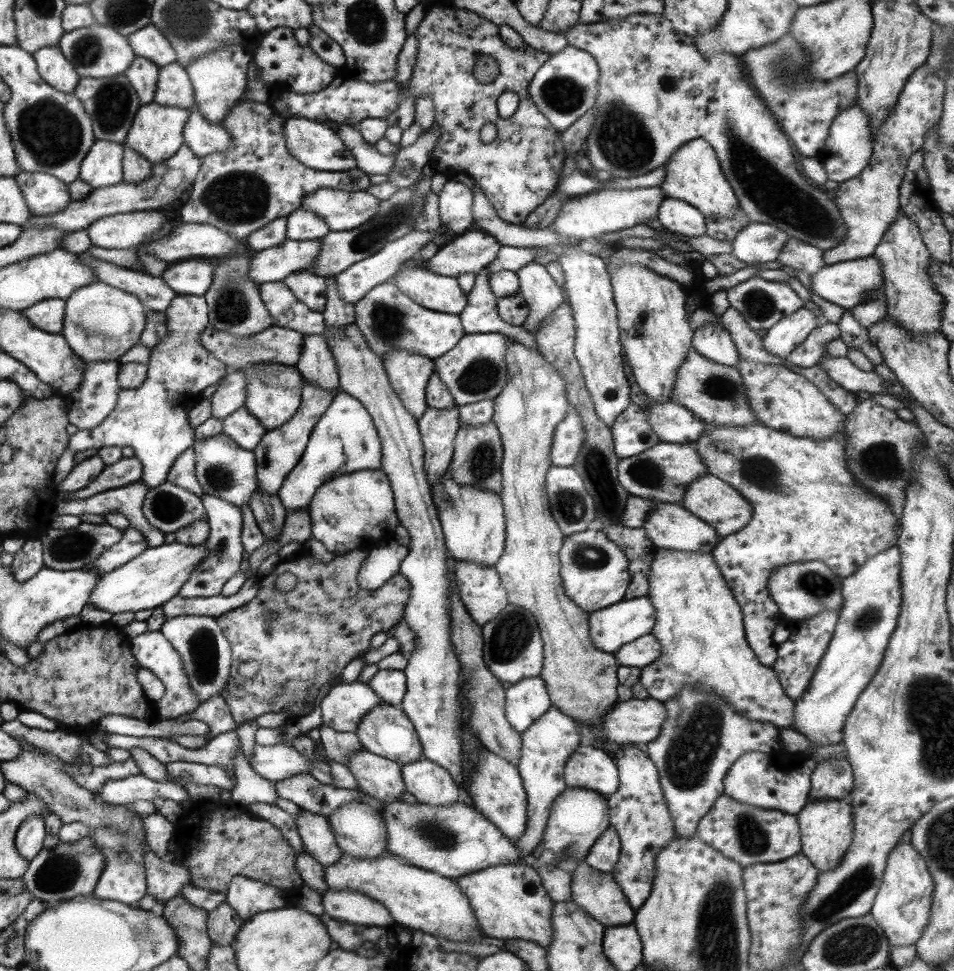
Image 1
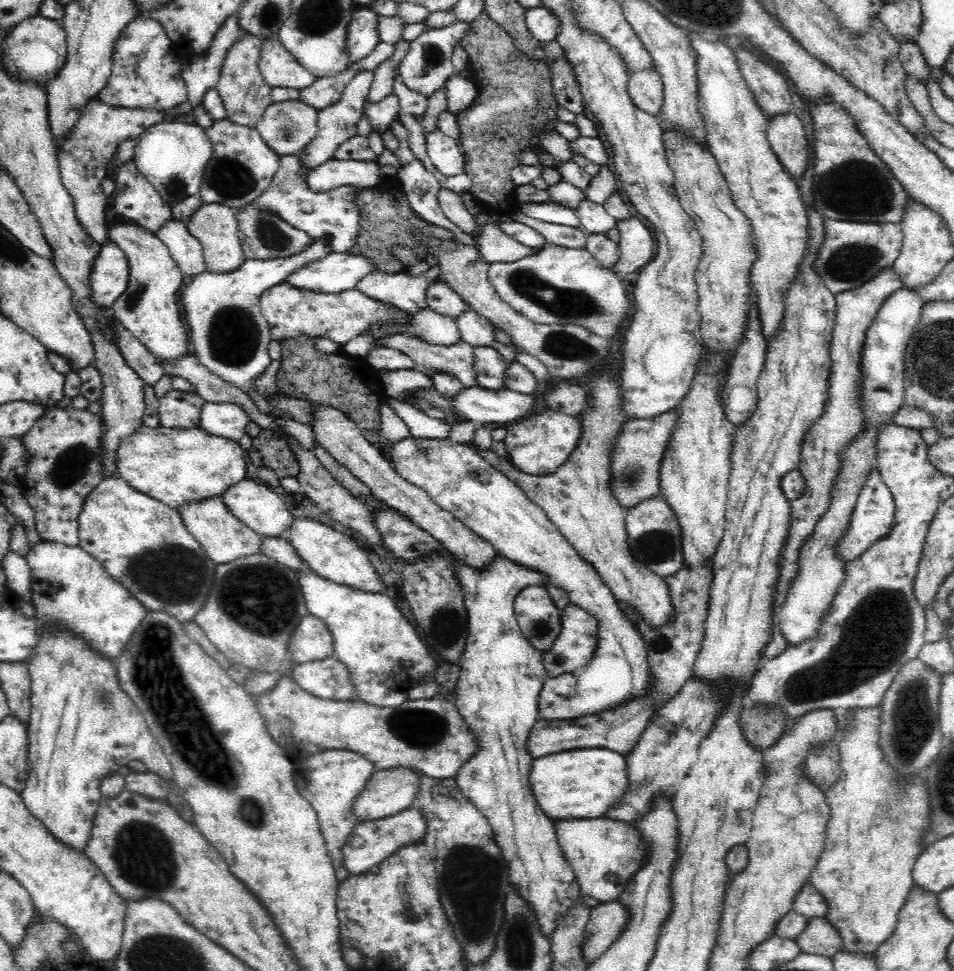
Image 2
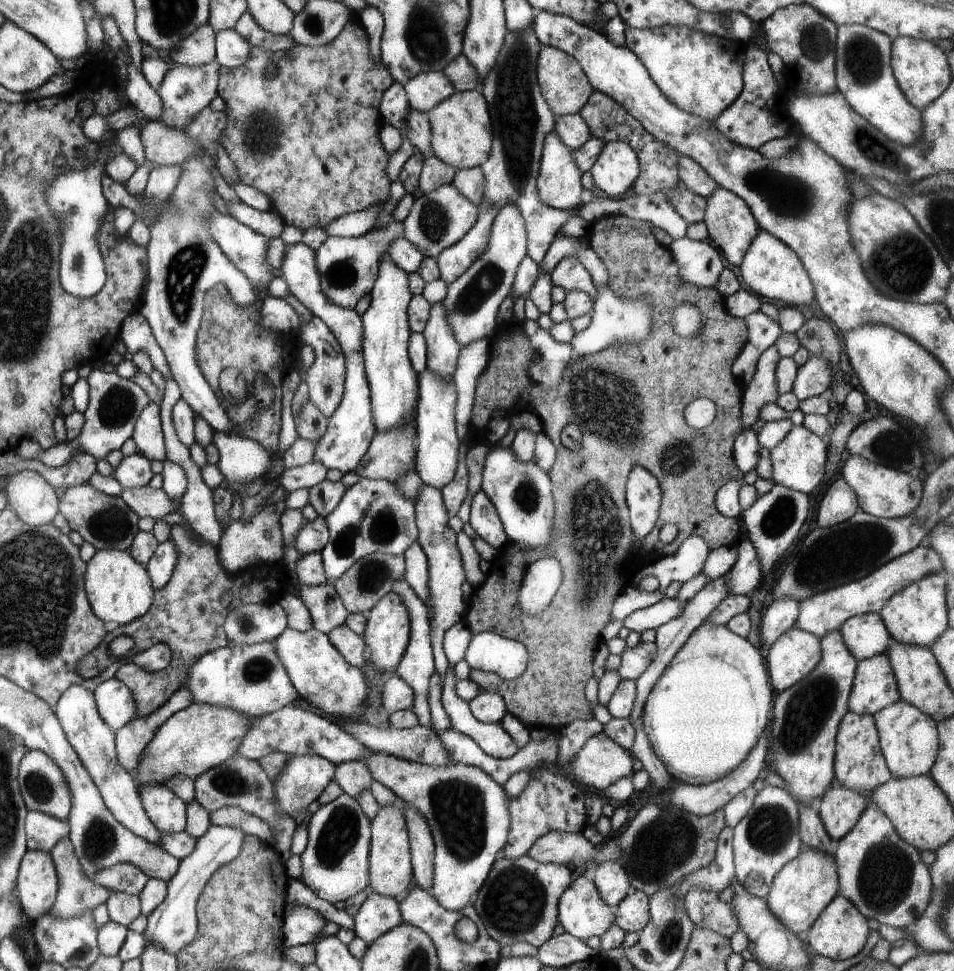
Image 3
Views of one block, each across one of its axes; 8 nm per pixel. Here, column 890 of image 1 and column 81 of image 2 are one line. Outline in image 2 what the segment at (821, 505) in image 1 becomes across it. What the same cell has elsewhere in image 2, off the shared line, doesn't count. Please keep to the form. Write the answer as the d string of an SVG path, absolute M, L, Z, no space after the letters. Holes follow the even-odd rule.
M104 478L96 486L96 490L88 494L78 516L78 534L80 548L94 556L104 566L104 570L120 582L120 586L124 586L132 596L136 596L140 604L144 604L148 612L168 614L170 618L178 618L184 624L194 622L194 616L198 616L200 610L206 606L210 588L214 586L212 582L216 582L216 562L210 560L202 544L188 532L178 510L166 506L164 502L158 502L156 498L150 498L148 494L134 490L124 478Z

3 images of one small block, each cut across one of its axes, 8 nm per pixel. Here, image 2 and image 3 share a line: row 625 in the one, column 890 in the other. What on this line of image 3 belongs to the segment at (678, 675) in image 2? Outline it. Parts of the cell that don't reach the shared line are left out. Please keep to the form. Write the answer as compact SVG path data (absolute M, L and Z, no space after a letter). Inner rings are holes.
M887 654L873 656L857 664L853 688L847 700L849 712L859 716L873 716L875 712L899 700L901 696L897 690L897 680L891 672Z

